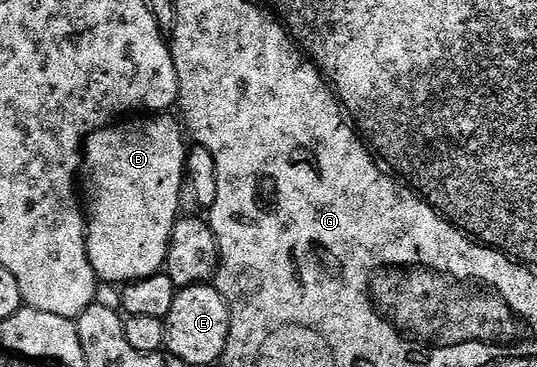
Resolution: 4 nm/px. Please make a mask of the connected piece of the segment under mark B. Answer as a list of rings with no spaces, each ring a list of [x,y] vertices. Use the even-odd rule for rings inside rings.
[[[146,114],[141,118],[126,118],[96,130],[86,139],[80,188],[85,199],[86,196],[90,199],[90,208],[88,204],[86,212],[86,245],[92,270],[99,281],[125,286],[133,280],[157,276],[163,271],[174,222],[180,216],[177,199],[180,198],[180,186],[186,174],[188,151],[183,125],[172,117],[170,114]]]

